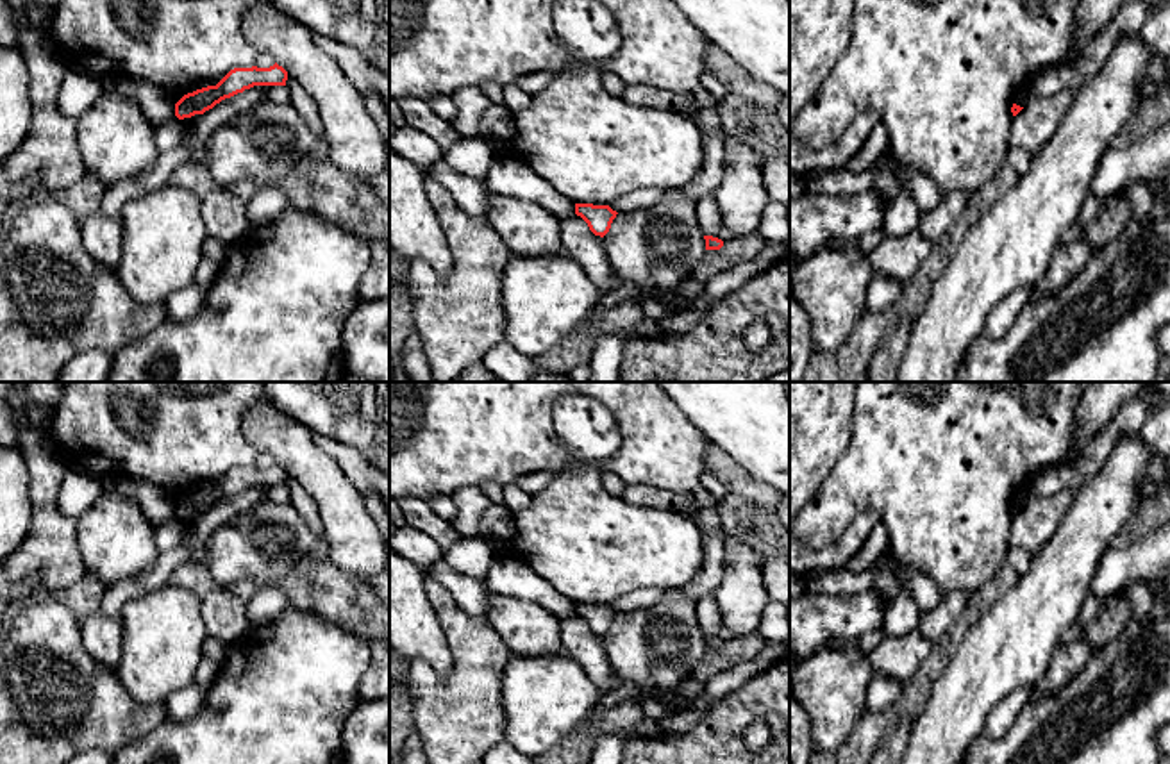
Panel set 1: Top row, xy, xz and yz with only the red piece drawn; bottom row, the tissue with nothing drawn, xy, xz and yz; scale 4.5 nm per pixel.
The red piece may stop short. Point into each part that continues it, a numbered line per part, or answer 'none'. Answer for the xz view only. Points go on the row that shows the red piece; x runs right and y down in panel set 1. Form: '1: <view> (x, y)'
none

